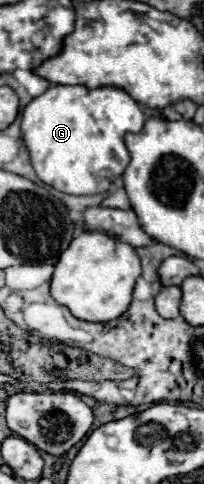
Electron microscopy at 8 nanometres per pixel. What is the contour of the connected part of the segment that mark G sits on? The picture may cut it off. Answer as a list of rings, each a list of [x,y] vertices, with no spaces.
[[[52,84],[22,114],[22,136],[36,176],[58,192],[78,196],[108,192],[112,178],[122,176],[130,162],[124,144],[126,132],[140,132],[142,126],[144,112],[140,104],[114,86],[86,88],[80,84]]]

